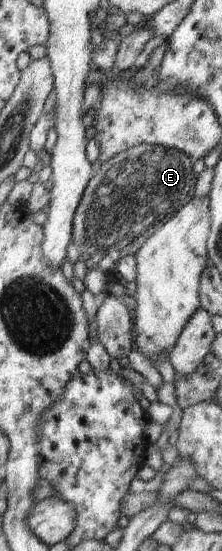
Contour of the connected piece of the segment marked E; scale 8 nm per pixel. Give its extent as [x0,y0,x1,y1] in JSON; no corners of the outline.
[71,144,199,270]

